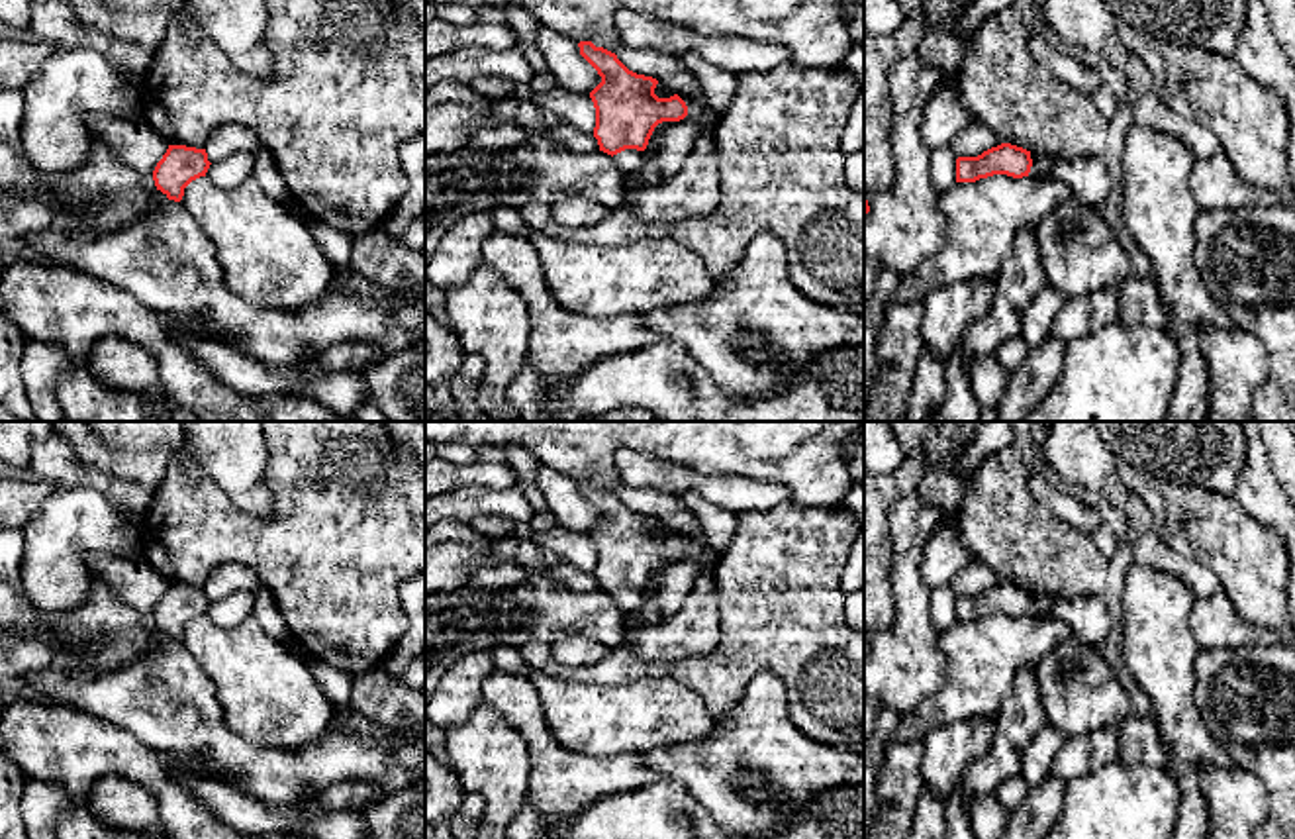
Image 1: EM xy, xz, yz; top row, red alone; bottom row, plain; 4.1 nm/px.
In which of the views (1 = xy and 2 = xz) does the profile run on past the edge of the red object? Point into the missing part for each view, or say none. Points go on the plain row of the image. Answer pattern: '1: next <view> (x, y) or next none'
1: next none
2: next xz (694, 630)

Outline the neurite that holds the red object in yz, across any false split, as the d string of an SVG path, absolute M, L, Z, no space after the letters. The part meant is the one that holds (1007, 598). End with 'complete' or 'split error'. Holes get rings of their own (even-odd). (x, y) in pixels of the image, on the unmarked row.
M1001 582L978 596L956 598L956 621L976 621L993 614L1054 617L1066 621L1083 643L1097 647L1111 631L1111 616L1097 596L1032 594L1023 586Z | split error

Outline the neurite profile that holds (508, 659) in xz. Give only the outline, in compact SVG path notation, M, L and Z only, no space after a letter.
M496 647L490 651L490 657L496 663L496 668L504 670L504 672L511 672L515 676L527 676L527 663L523 661L523 657L519 655L519 649L515 647Z

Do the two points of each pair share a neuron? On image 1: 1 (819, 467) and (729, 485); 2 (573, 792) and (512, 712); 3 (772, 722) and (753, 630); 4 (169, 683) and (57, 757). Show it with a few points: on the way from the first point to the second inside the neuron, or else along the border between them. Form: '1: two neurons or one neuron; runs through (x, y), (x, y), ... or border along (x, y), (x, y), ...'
1: two neurons; border along (741, 473), (763, 481)
2: one neuron; runs through (557, 773), (531, 732)
3: two neurons; border along (784, 681), (761, 671), (745, 689), (737, 712)
4: two neurons; border along (65, 704), (128, 730), (147, 747)

